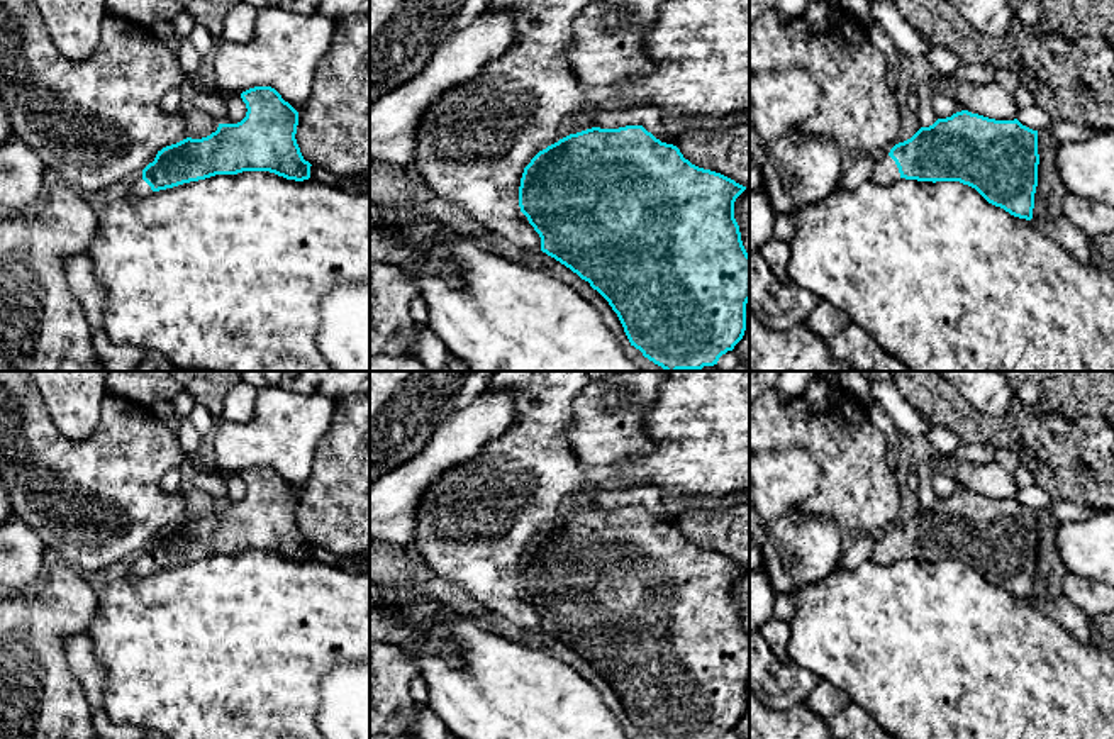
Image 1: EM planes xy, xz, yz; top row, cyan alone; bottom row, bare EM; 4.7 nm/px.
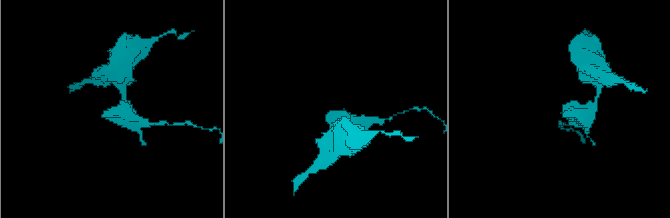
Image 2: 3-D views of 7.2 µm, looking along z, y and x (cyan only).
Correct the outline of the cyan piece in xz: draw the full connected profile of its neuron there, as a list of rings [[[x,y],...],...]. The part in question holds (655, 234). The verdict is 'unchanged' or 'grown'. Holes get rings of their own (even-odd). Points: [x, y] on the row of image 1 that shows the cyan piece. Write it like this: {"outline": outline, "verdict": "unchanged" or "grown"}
{"outline": [[[626,125],[619,129],[592,127],[570,134],[558,142],[539,151],[524,168],[519,186],[519,207],[529,224],[541,237],[541,251],[554,258],[582,280],[588,281],[617,314],[624,332],[644,358],[661,366],[665,371],[693,370],[717,364],[719,358],[743,339],[746,331],[746,303],[749,302],[749,254],[746,253],[739,225],[734,219],[734,202],[746,186],[734,180],[692,164],[673,144],[661,142],[643,125]]], "verdict": "unchanged"}

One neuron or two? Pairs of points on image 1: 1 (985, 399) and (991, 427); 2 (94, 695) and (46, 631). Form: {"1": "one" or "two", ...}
{"1": "two", "2": "two"}

